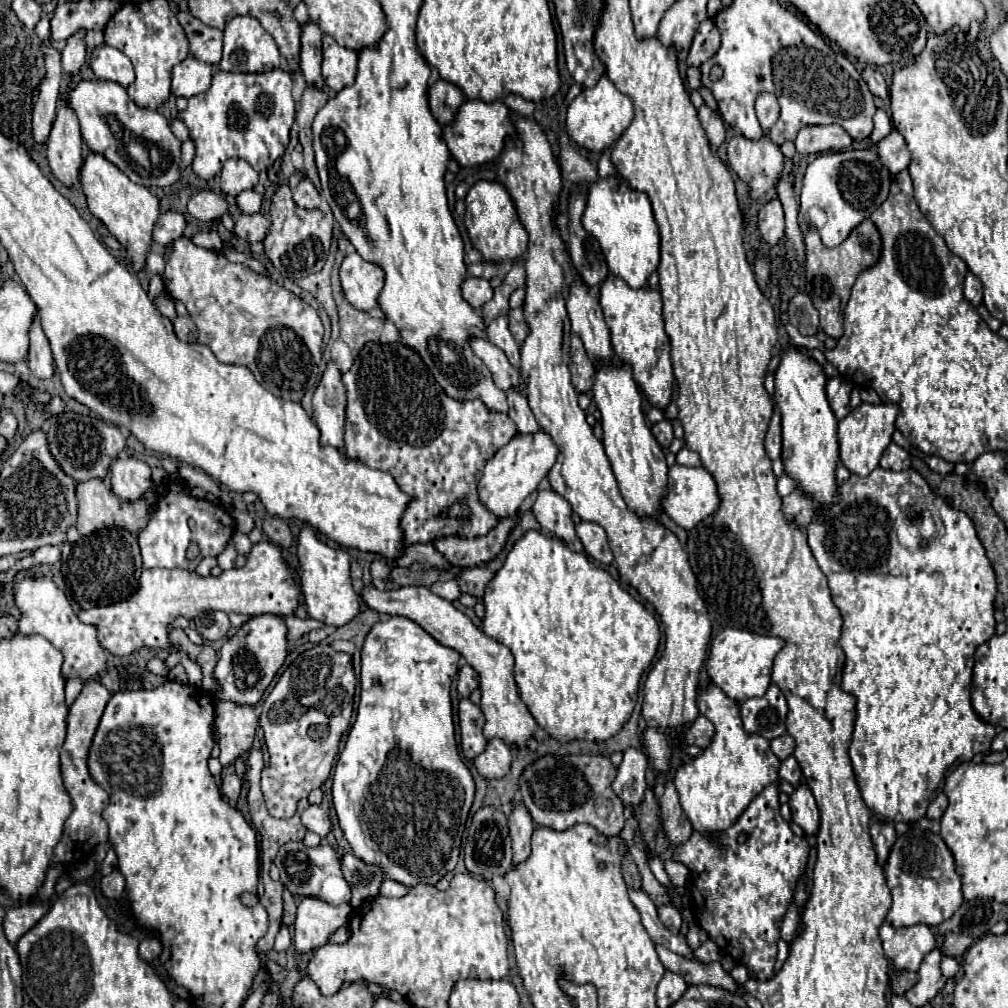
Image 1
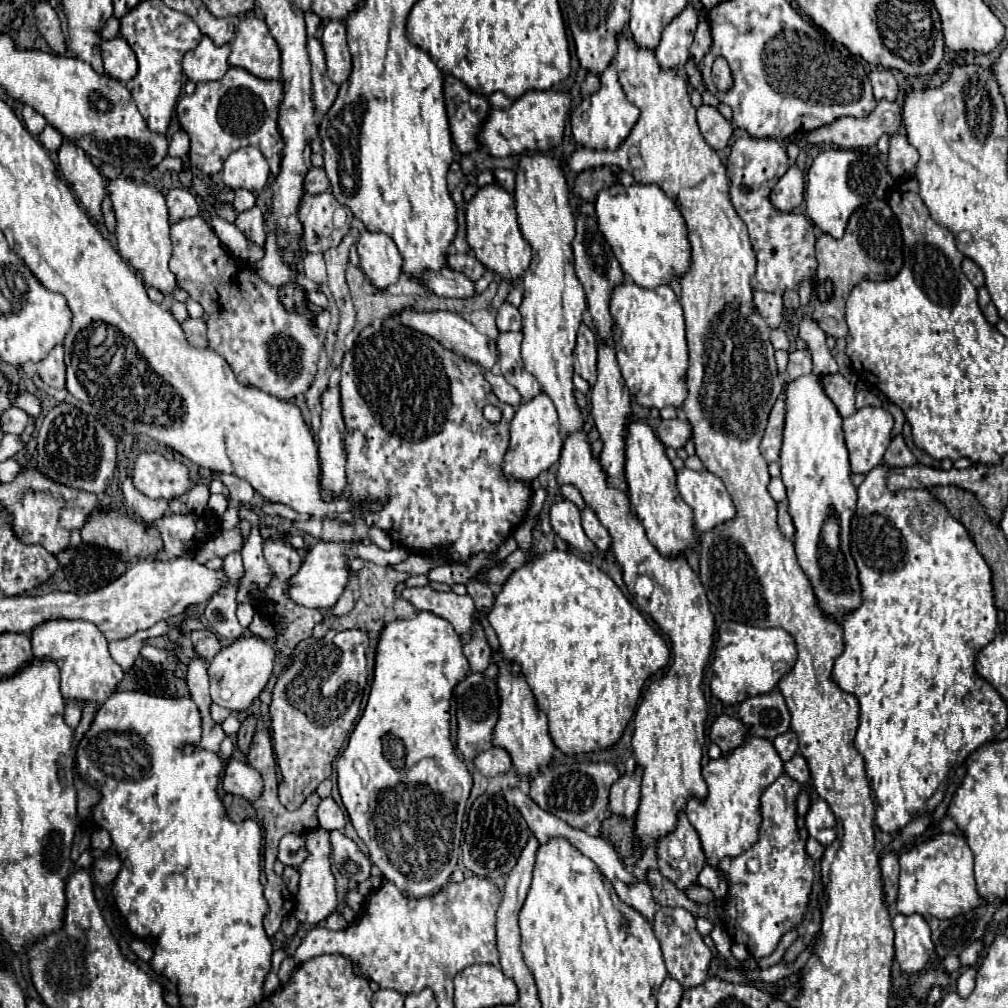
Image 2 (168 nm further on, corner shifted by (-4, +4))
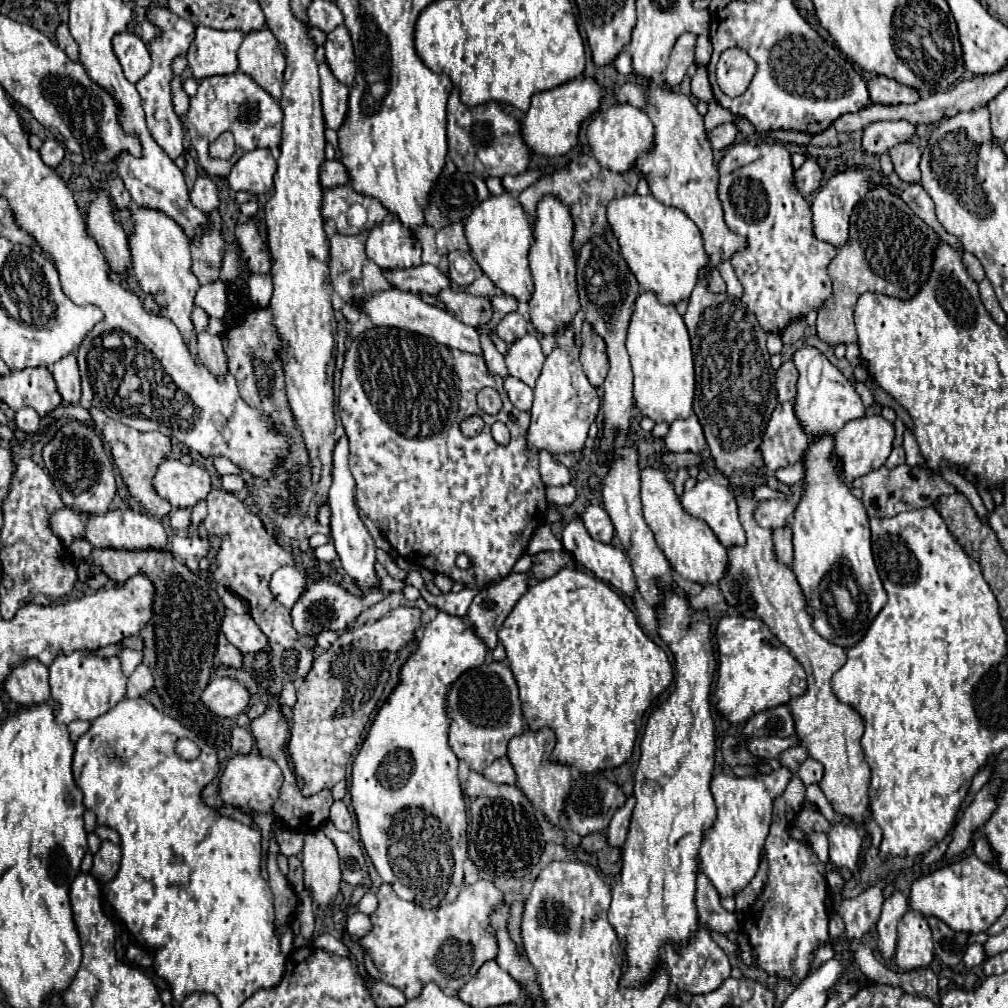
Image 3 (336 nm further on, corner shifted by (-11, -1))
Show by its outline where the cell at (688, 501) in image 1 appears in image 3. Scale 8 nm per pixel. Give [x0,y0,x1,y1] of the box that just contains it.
[682,478,746,548]

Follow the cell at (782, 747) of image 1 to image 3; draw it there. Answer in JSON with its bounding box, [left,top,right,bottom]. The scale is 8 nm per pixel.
[780,744,808,774]

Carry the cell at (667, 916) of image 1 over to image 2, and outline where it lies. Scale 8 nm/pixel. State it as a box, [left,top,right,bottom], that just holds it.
[653,907,713,989]

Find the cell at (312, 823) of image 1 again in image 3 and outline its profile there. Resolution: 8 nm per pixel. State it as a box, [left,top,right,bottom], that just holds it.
[330,800,352,832]

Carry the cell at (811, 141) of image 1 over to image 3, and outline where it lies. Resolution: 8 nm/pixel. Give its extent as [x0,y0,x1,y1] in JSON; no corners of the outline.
[862,120,916,154]

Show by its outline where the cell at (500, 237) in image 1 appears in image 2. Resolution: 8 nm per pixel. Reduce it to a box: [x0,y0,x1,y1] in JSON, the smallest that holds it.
[465,183,531,281]

